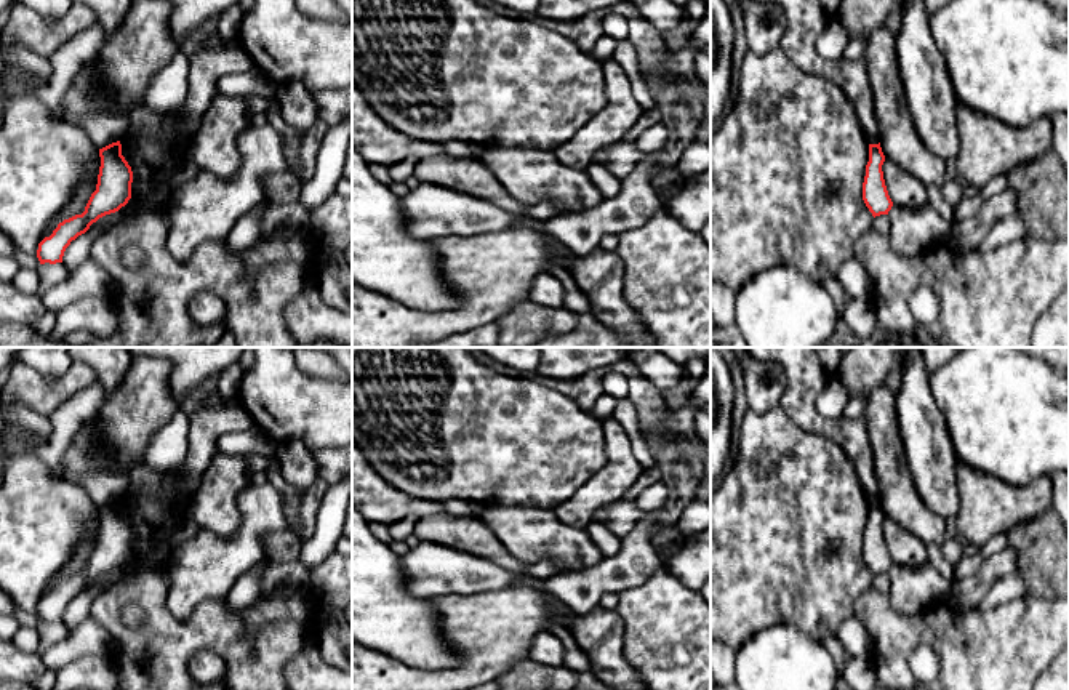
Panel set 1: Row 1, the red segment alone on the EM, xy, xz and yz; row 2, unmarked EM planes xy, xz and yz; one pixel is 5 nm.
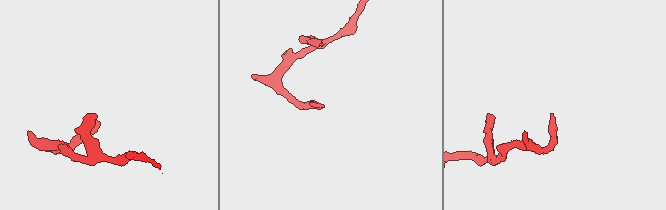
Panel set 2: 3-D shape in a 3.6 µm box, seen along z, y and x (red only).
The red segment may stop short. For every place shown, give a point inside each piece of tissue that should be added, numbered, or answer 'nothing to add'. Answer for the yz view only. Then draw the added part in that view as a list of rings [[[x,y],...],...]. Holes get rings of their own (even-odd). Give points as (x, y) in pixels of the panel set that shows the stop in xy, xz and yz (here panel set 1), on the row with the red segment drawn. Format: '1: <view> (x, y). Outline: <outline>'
nothing to add

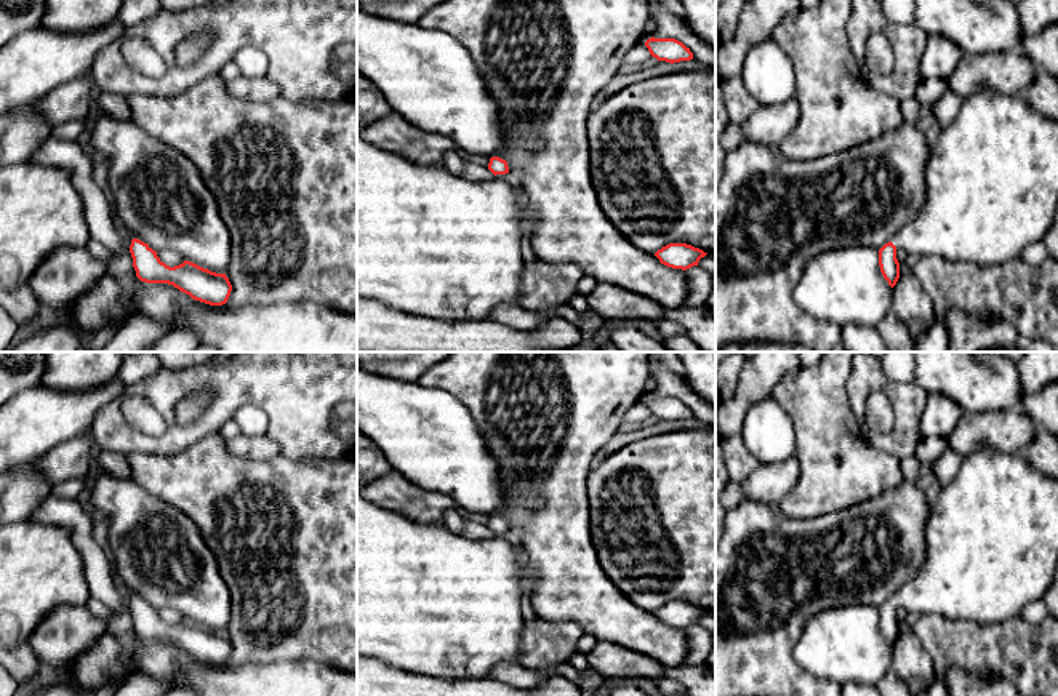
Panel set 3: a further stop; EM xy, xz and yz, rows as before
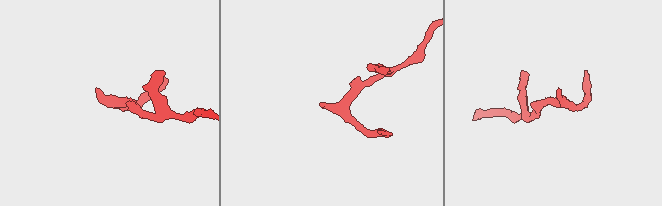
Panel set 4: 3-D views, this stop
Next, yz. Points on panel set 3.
1: yz (991, 181). Outline: [[[981,90],[964,99],[956,118],[941,130],[932,146],[928,162],[924,170],[925,197],[922,208],[893,237],[892,243],[903,248],[906,256],[938,256],[951,262],[1002,264],[1020,259],[1028,245],[1042,242],[1055,219],[1058,206],[1058,122],[1034,110],[1021,94],[1005,96],[991,90]]]

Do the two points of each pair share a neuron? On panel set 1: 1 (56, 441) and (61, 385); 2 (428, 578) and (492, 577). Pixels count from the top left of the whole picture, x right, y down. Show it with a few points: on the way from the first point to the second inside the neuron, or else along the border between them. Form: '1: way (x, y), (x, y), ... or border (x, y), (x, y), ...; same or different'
1: border (92, 383), (69, 396), (45, 418); different
2: way (444, 577), (476, 577); same

